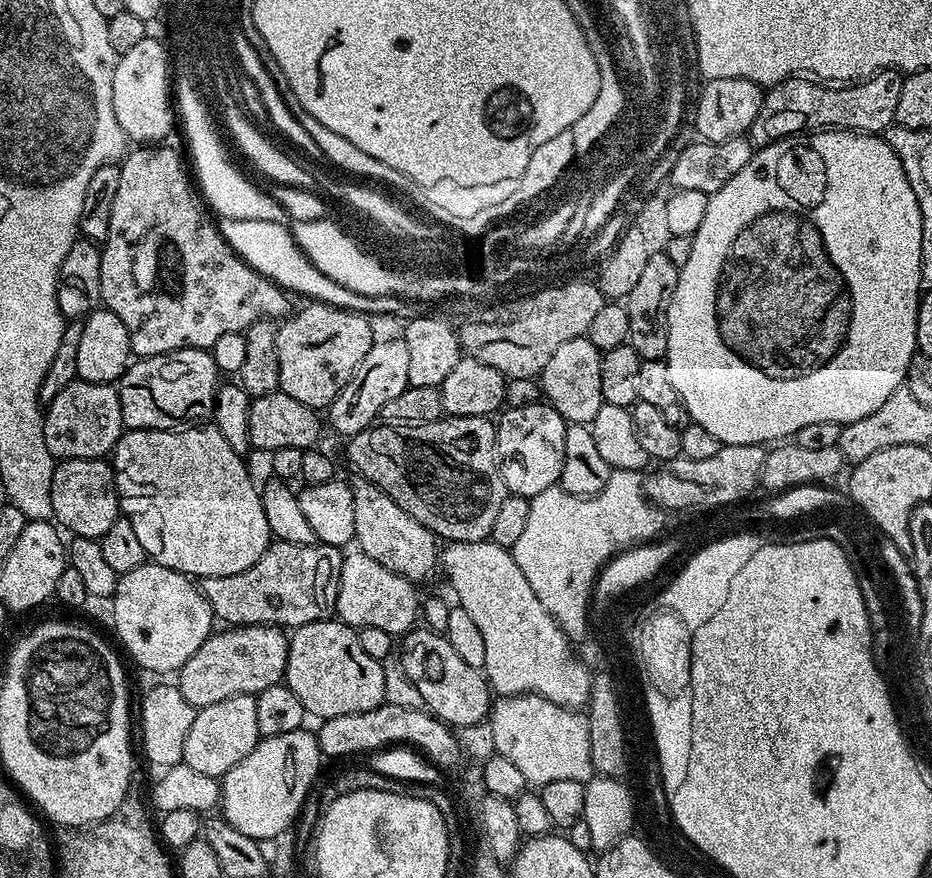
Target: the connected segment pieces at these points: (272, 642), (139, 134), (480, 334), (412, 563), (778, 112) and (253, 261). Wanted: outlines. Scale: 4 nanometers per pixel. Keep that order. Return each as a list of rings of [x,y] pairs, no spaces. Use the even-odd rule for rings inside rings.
[[[271,624],[228,626],[213,631],[180,668],[178,687],[182,690],[182,698],[199,710],[226,698],[255,696],[257,692],[266,690],[266,686],[281,683],[286,670],[289,641],[289,637],[283,634],[279,627]]]
[[[147,36],[133,49],[117,59],[113,97],[114,114],[125,137],[134,144],[161,143],[176,124],[172,93],[167,88],[170,54],[167,45],[157,37]]]
[[[597,284],[592,288],[583,285],[556,288],[540,296],[525,320],[512,324],[512,327],[488,329],[464,324],[458,332],[460,345],[467,355],[478,362],[486,362],[486,366],[494,366],[494,370],[498,370],[508,380],[536,378],[546,366],[546,362],[550,362],[554,350],[562,346],[562,342],[570,342],[587,333],[594,314],[602,310],[605,302],[606,298],[600,293]]]
[[[356,474],[350,480],[352,497],[354,498],[354,544],[359,551],[366,553],[374,562],[382,562],[386,570],[394,570],[394,574],[404,576],[413,582],[421,582],[432,571],[438,568],[438,537],[426,526],[422,526],[390,494],[386,494],[374,482],[365,476]]]
[[[881,70],[866,80],[848,82],[843,86],[829,86],[800,74],[789,76],[787,80],[771,85],[764,92],[758,118],[754,118],[752,127],[748,129],[747,139],[753,145],[763,146],[781,140],[784,136],[807,133],[813,126],[820,130],[883,133],[895,121],[901,81],[901,73],[895,70]]]
[[[226,216],[219,221],[218,227],[225,242],[240,255],[240,259],[245,264],[248,264],[255,272],[261,272],[263,276],[279,284],[281,288],[291,290],[293,293],[301,292],[302,295],[308,296],[304,298],[311,298],[316,302],[324,301],[336,308],[347,309],[351,305],[348,303],[354,300],[354,293],[350,289],[335,284],[307,259],[296,244],[291,231],[283,223],[235,220]]]

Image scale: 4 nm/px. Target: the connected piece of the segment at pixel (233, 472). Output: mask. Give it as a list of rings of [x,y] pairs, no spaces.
[[[204,422],[199,426],[184,426],[179,430],[169,430],[167,428],[133,428],[125,431],[121,435],[120,441],[116,444],[110,456],[112,471],[116,474],[116,493],[120,496],[120,507],[125,513],[128,512],[148,512],[153,508],[156,516],[160,519],[160,556],[158,563],[166,566],[175,572],[181,572],[183,576],[189,578],[203,578],[206,576],[221,576],[222,574],[238,574],[267,550],[269,544],[273,543],[274,537],[270,526],[266,526],[266,510],[262,510],[260,501],[260,488],[252,481],[252,476],[248,473],[248,468],[244,465],[245,457],[241,453],[234,451],[230,442],[222,438],[222,434],[216,429],[215,423]]]

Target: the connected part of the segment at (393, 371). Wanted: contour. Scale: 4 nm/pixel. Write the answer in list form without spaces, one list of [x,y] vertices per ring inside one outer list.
[[[403,338],[396,340],[377,339],[366,350],[366,358],[358,362],[350,382],[334,398],[334,402],[328,405],[326,415],[332,423],[332,428],[343,438],[350,438],[362,430],[373,427],[377,423],[382,406],[393,398],[398,398],[402,390],[406,390],[410,378],[410,358],[406,355],[406,342]]]

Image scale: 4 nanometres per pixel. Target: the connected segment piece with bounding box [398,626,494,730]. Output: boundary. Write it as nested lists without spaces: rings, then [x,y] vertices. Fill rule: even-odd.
[[[423,626],[413,627],[399,641],[398,659],[406,678],[418,686],[418,694],[422,694],[425,709],[445,724],[461,730],[472,728],[483,720],[485,723],[489,719],[494,696],[483,671],[474,666],[466,666],[466,662],[458,658],[454,646],[450,646],[448,639],[441,633],[431,632]]]

